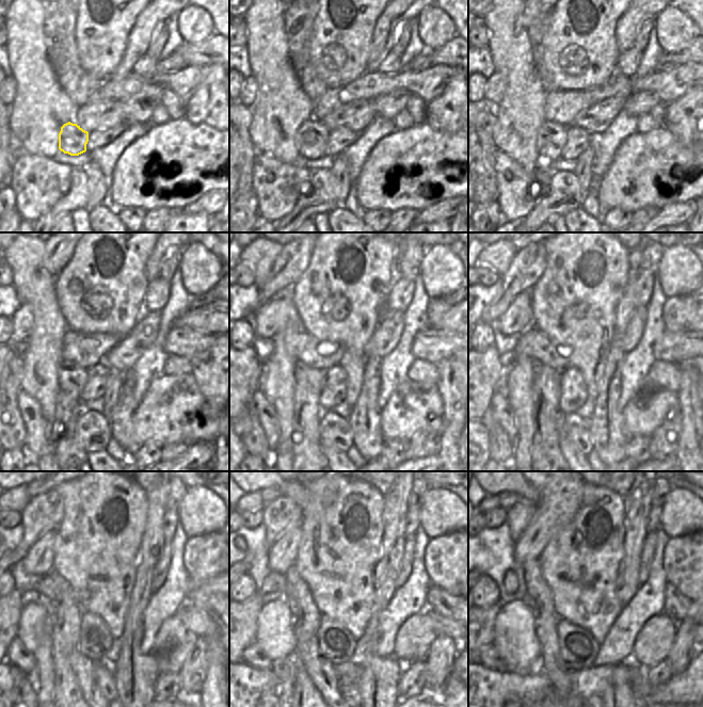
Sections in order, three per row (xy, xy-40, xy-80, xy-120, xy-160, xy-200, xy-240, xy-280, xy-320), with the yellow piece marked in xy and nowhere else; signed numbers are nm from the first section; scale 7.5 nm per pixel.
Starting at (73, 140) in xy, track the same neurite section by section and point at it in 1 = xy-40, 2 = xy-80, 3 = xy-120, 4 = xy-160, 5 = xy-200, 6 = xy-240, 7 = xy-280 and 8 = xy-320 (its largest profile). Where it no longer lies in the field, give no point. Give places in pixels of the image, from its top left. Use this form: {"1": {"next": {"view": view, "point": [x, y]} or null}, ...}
{"1": {"next": {"view": "xy-40", "point": [312, 139]}}, "2": {"next": {"view": "xy-80", "point": [550, 137]}}, "3": {"next": {"view": "xy-120", "point": [72, 376]}}, "4": {"next": {"view": "xy-160", "point": [305, 375]}}, "5": {"next": {"view": "xy-200", "point": [537, 365]}}, "6": {"next": {"view": "xy-240", "point": [54, 604]}}, "7": {"next": {"view": "xy-280", "point": [291, 604]}}, "8": {"next": {"view": "xy-320", "point": [530, 604]}}}

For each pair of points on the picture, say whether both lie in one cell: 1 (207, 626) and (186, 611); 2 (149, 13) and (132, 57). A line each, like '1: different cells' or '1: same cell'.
1: same cell
2: same cell

